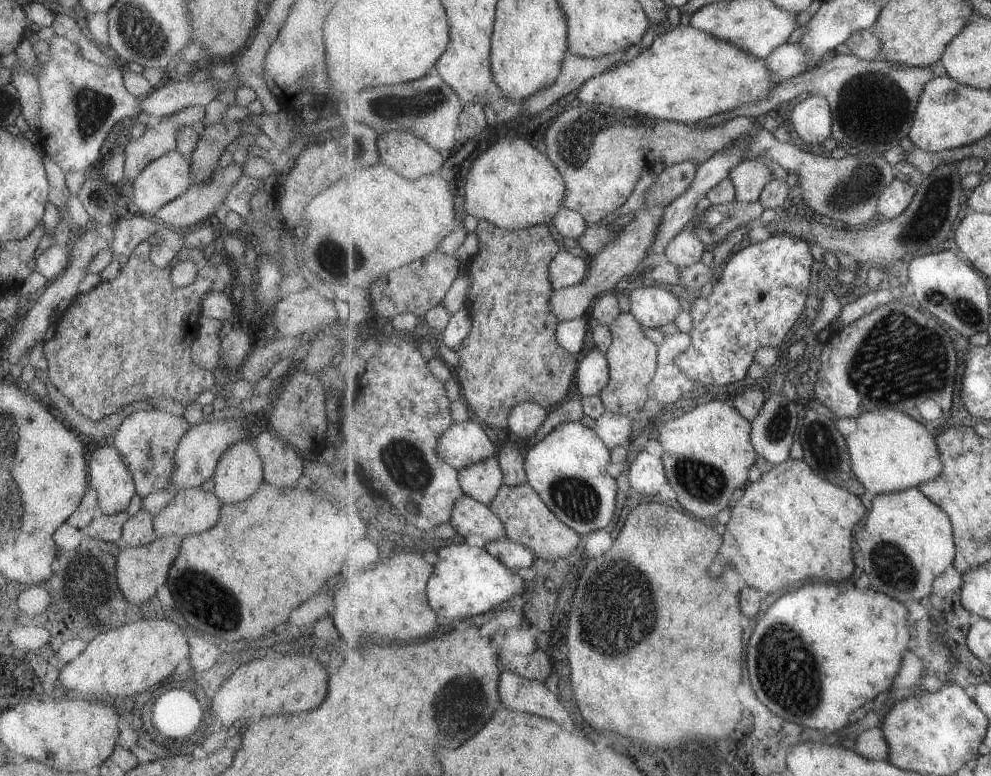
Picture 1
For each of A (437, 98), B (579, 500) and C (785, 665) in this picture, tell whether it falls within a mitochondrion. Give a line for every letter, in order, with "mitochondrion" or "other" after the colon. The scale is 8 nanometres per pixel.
A: mitochondrion
B: mitochondrion
C: mitochondrion

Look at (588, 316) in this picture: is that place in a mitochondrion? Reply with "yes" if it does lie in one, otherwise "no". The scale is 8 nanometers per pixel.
no

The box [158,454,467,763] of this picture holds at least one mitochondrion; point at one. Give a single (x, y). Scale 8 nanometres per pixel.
(208, 588)

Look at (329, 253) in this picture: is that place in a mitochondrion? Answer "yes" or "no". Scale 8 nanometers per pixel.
yes

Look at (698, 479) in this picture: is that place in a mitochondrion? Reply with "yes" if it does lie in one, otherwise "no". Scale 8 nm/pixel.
yes

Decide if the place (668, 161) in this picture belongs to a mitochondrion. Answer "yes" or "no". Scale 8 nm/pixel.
no

